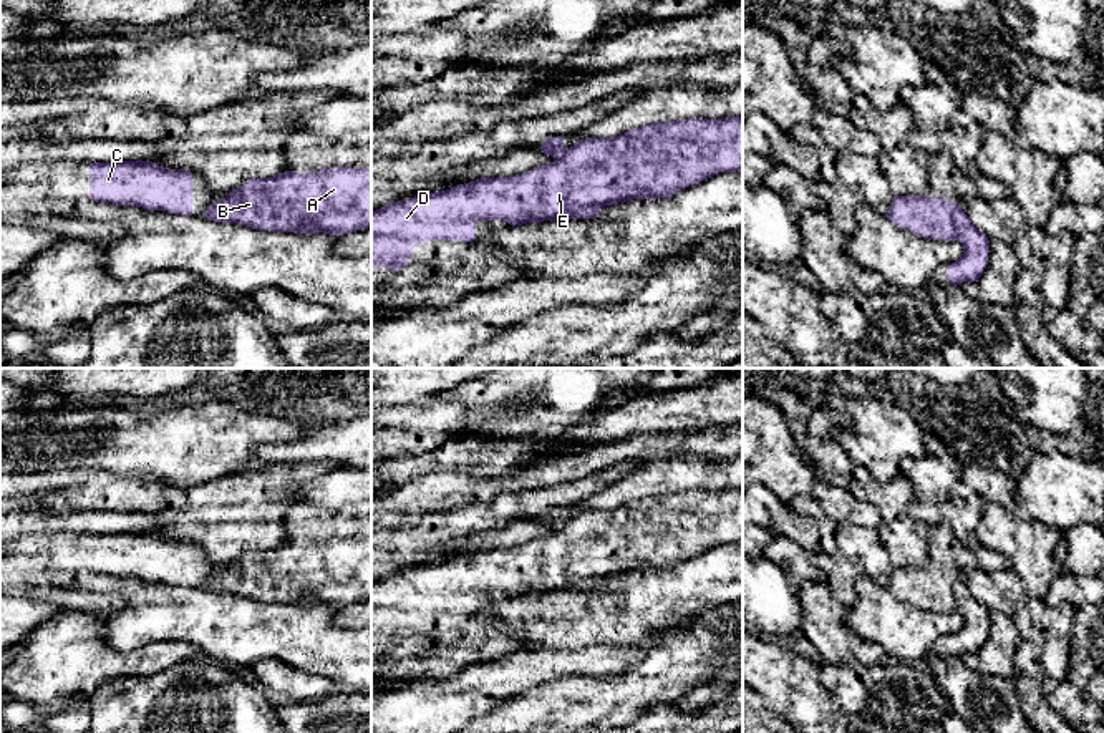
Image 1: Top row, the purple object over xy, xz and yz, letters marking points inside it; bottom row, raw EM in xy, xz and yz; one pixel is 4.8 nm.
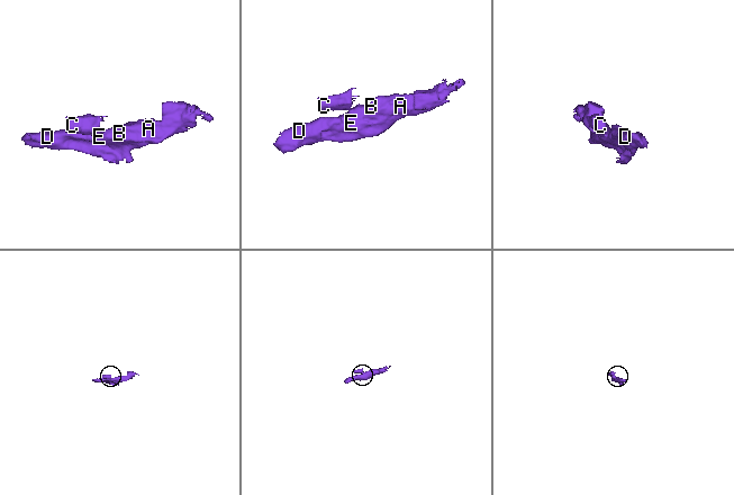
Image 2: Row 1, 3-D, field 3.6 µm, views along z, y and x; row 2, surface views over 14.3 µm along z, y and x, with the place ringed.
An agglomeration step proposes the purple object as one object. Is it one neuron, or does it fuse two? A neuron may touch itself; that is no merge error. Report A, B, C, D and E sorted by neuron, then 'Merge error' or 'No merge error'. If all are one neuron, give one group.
Groups: A B D E / C. Merge error

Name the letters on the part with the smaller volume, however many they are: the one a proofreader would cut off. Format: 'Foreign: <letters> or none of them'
Foreign: C

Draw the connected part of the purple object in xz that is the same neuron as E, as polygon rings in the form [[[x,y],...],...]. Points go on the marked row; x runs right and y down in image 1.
[[[743,116],[721,119],[660,121],[630,129],[617,138],[585,138],[549,166],[534,167],[521,176],[481,177],[446,191],[414,196],[371,212],[371,269],[396,270],[408,267],[414,247],[424,240],[472,242],[477,221],[502,221],[514,226],[557,219],[593,219],[605,207],[633,199],[670,197],[685,187],[719,172],[743,171]]]

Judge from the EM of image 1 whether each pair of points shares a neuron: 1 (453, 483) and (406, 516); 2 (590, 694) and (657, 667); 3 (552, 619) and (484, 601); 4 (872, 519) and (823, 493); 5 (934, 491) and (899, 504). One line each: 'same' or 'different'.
1: same
2: same
3: different
4: same
5: different

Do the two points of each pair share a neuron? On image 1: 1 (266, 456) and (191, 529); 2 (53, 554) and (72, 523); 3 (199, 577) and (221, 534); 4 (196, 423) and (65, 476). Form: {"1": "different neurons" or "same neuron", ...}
{"1": "different neurons", "2": "different neurons", "3": "different neurons", "4": "same neuron"}

